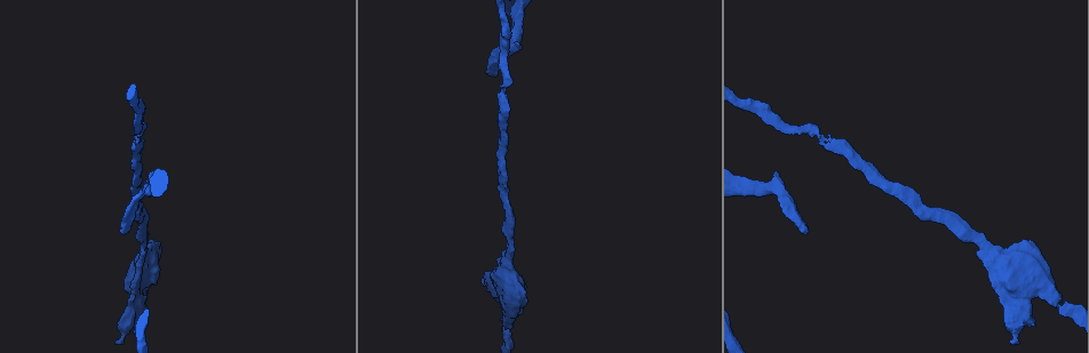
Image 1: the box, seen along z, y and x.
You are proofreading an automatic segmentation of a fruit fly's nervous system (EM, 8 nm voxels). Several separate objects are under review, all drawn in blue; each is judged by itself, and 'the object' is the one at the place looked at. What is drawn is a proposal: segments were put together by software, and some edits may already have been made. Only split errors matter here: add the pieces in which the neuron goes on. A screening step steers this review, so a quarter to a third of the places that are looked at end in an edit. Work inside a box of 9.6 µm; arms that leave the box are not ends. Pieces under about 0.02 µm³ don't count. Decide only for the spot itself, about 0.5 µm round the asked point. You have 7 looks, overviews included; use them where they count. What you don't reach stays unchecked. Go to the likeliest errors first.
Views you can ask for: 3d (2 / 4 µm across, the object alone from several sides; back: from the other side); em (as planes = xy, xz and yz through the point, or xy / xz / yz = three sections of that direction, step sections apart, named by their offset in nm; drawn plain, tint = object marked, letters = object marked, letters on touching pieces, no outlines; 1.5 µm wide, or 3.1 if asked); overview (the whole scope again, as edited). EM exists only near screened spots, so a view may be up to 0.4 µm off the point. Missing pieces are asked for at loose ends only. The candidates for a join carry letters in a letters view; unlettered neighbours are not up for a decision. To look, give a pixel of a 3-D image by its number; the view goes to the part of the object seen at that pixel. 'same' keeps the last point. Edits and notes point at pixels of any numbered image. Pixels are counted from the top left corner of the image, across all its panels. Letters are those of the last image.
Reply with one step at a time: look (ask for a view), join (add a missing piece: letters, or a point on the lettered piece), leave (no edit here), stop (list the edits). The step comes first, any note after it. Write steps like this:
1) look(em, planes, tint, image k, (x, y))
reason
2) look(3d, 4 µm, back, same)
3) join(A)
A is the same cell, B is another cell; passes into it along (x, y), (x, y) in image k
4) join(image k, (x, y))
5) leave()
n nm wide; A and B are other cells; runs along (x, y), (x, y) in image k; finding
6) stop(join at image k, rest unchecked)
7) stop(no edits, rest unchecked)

look(em, planes, letters, image 1, (490, 74))
an open end

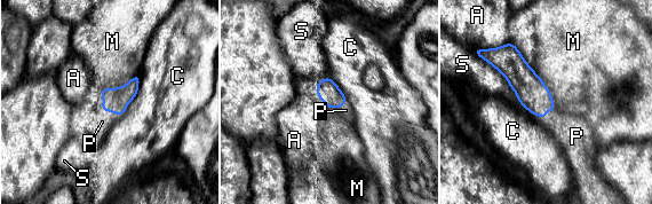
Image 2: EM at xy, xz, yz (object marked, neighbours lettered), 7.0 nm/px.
join(P)
150 nm wide; M touches over 460 nm; P is the same cell, A, C, M and S are other cells; the neuron continues

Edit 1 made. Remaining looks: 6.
look(overview)
see it whole again

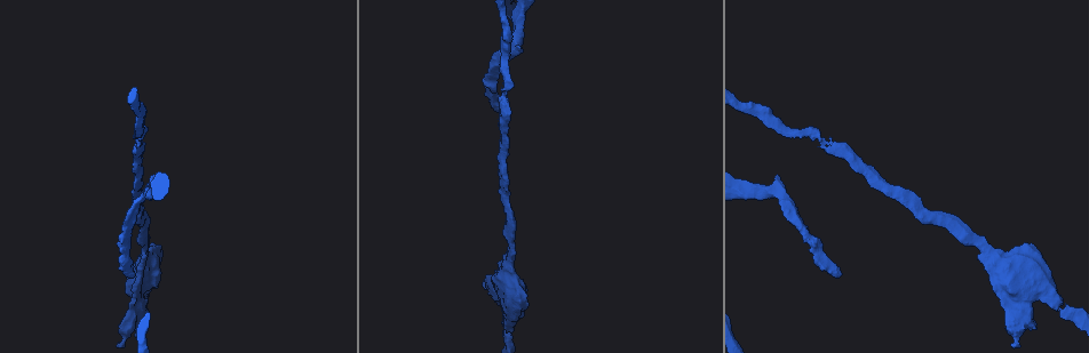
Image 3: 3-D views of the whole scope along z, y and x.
look(3d, 4 µm, image 3, (1028, 246))
thick end

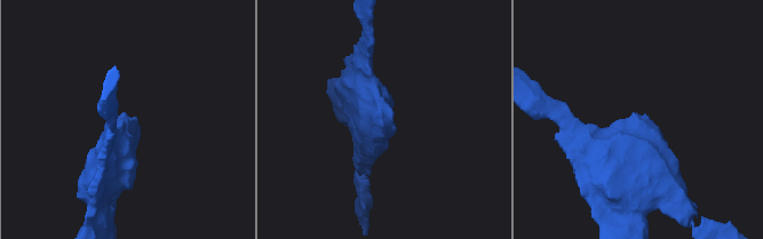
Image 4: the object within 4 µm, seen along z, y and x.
look(em, xy, step 4, letters, image 4, (636, 117))
shape alone is not enough

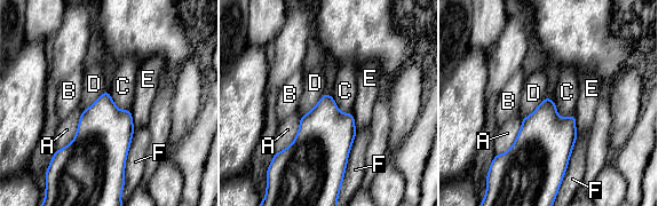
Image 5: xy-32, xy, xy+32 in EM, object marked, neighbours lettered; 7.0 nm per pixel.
leave()
A, B, C, D, E and F are other cells; border along (552, 100), (561, 117), (572, 116) in image 5; no lettered piece goes on from it

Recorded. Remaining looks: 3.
look(3d, 4 µm, image 3, (1036, 328))
branch stops here

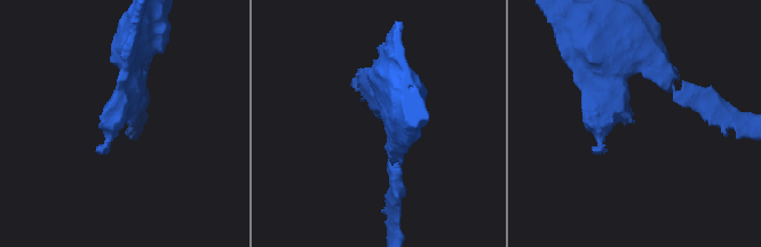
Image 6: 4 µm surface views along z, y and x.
look(em, planes, plain, image 6, (378, 115))

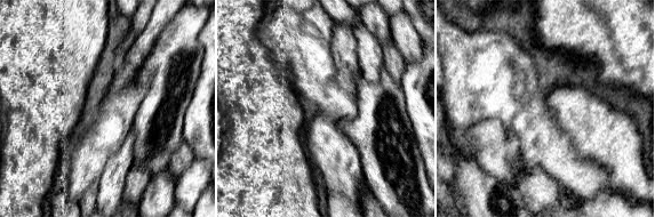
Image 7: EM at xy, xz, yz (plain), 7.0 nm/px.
look(em, planes, letters, same)

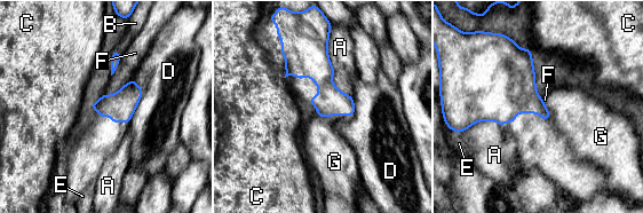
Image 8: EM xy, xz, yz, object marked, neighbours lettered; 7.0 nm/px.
leave()
A, B, C, D, E, F and G are other cells; border along (545, 104), (550, 116) in image 8; none of them fits

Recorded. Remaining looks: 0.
stop(join at image 2, rest unchecked)

